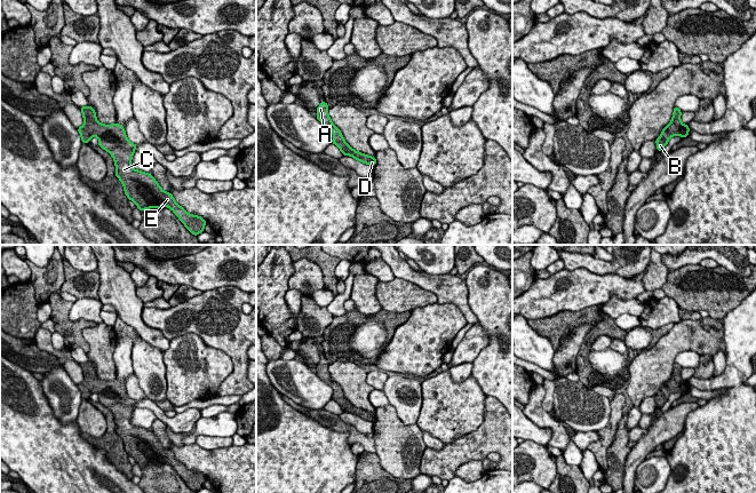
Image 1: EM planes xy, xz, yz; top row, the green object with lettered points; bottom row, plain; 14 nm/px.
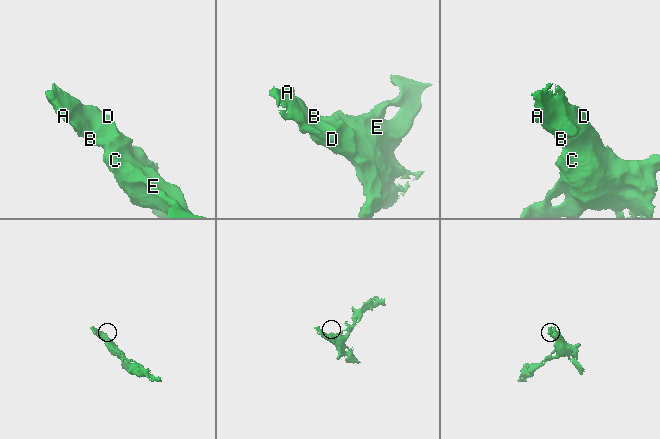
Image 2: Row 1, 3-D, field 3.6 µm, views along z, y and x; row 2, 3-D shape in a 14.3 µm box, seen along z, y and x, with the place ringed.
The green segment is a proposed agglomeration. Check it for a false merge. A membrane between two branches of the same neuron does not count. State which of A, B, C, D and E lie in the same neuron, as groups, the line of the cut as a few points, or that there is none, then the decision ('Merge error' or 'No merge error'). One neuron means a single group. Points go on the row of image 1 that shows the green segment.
Groups: A B C D E. No split. No merge error

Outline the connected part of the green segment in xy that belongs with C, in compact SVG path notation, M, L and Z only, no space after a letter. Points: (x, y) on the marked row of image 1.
M82 106L80 110L83 117L83 125L78 128L81 142L89 143L95 136L98 138L98 145L114 160L116 176L122 183L127 198L134 201L141 212L152 207L168 207L192 234L201 233L207 223L201 216L189 214L175 201L172 193L161 189L153 175L132 167L137 144L127 138L125 127L117 122L101 124L91 106Z

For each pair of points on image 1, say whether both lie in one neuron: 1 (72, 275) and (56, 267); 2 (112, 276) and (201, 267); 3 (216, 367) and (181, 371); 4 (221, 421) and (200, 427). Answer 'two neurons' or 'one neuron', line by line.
1: two neurons
2: two neurons
3: one neuron
4: one neuron

